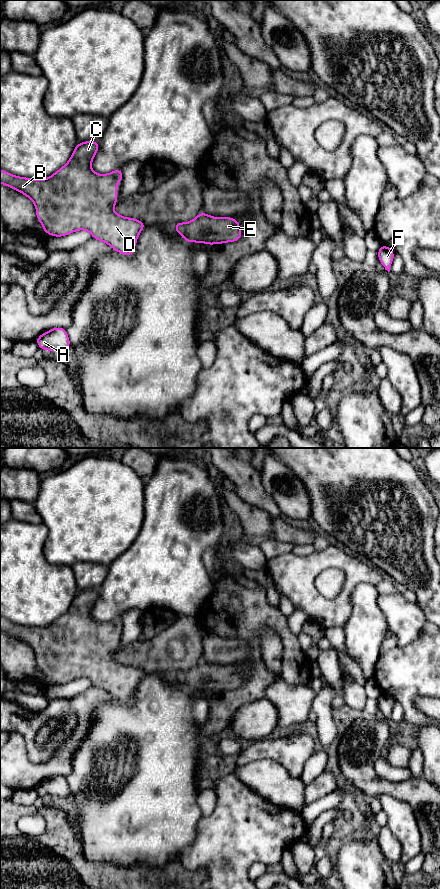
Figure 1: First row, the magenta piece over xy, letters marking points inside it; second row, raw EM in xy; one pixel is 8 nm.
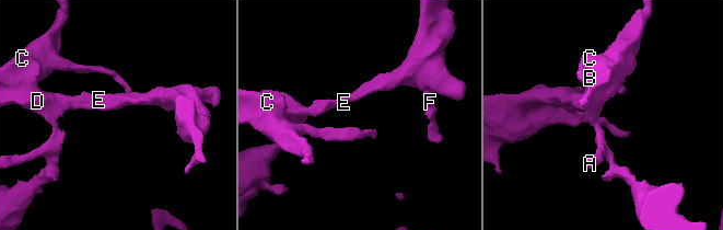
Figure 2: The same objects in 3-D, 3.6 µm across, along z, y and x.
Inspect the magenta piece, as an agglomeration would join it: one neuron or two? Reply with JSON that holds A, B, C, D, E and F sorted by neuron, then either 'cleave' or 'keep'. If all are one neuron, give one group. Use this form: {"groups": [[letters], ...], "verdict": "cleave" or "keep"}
{"groups": [["A", "B", "C", "D", "E", "F"]], "verdict": "keep"}

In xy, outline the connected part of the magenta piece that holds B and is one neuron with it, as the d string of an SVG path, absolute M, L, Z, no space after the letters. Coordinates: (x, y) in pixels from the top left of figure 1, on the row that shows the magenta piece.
M98 141L78 143L69 161L46 179L18 177L0 170L0 183L33 201L37 220L47 234L62 237L78 230L87 230L93 239L105 242L118 253L133 256L137 238L146 224L114 212L113 207L118 201L117 183L123 181L122 169L96 174L91 163L98 149Z

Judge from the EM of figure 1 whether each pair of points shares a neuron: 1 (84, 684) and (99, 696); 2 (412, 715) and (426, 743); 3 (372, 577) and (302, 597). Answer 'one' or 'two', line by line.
1: two
2: two
3: one

